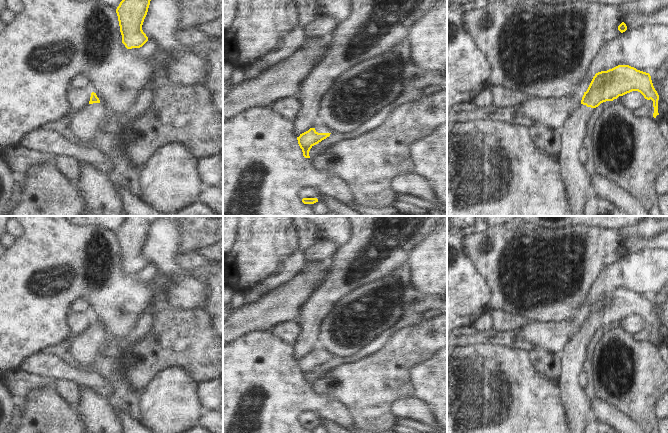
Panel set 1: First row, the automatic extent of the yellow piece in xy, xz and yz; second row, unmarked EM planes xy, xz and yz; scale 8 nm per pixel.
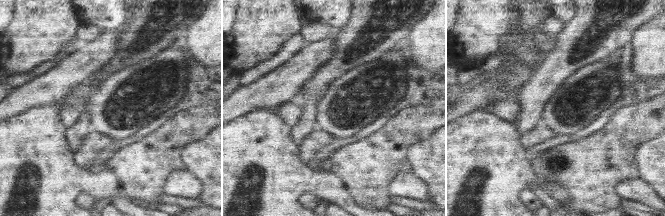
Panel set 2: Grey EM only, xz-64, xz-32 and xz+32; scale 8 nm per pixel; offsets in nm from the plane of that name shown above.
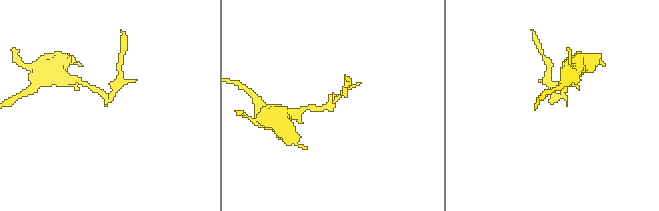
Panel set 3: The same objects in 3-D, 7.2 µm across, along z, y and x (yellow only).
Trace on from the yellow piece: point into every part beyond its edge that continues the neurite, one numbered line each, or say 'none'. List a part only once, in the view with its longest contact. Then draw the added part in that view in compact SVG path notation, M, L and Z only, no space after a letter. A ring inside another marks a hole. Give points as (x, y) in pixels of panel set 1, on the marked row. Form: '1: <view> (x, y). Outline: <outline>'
1: xz (319, 128). Outline: M315 123L312 128L314 128L316 130L316 132L318 133L332 133L331 130L329 130L327 127L323 126L320 123Z

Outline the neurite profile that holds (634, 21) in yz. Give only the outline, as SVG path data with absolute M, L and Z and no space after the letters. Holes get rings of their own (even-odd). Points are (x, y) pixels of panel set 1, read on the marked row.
M668 7L662 8L650 16L632 14L627 17L625 24L627 29L636 29L645 25L664 25L668 27Z

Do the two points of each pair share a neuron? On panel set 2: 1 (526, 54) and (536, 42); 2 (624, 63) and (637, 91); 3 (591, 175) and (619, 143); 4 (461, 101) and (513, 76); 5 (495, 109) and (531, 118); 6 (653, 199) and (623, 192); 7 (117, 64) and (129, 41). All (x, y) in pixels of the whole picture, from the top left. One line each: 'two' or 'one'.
1: one
2: one
3: one
4: one
5: two
6: one
7: one

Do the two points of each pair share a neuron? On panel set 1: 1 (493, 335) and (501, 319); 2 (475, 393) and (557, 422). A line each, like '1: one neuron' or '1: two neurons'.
1: two neurons
2: one neuron

